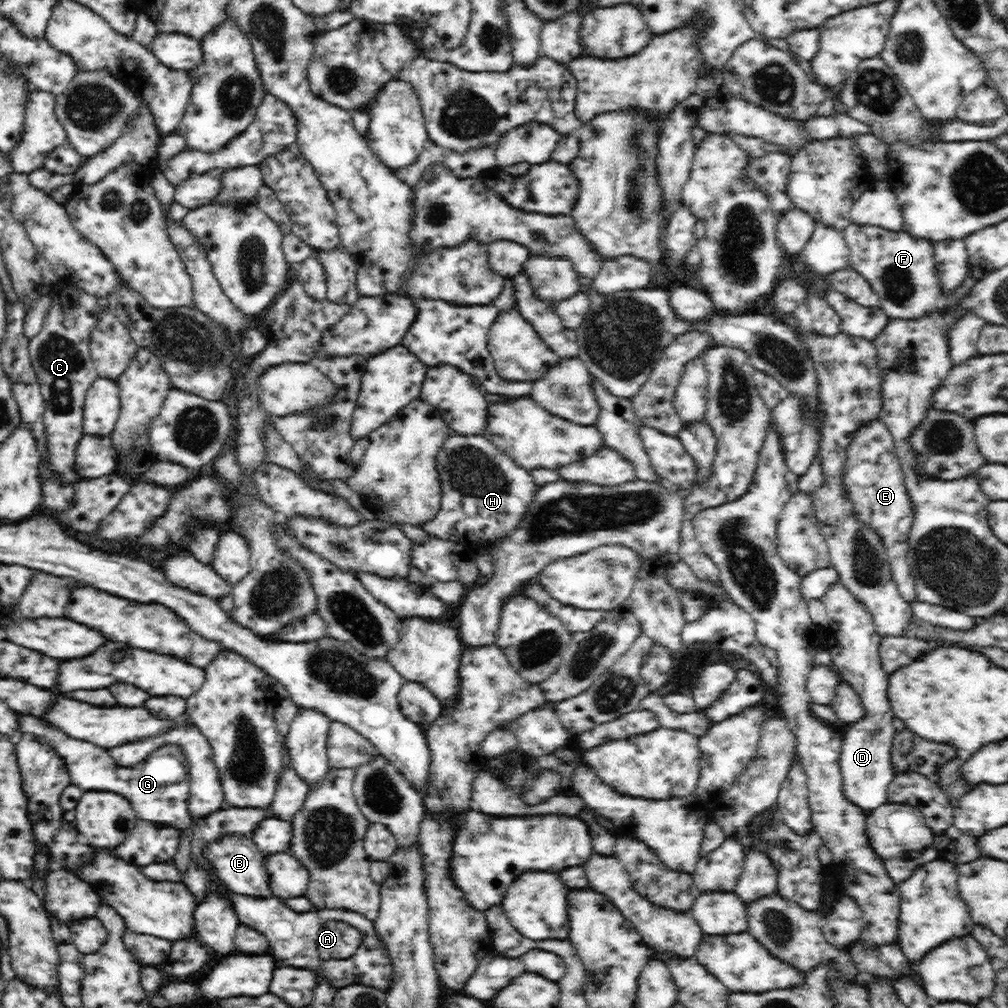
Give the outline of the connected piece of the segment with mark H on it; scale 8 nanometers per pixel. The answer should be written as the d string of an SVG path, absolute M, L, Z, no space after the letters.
M450 434L437 454L437 471L441 476L440 512L422 529L432 537L458 545L479 544L482 540L501 542L509 538L529 511L539 488L529 471L504 455L483 434Z

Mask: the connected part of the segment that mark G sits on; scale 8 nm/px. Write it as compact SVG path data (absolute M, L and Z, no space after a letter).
M18 715L22 733L35 734L41 742L50 745L64 759L72 785L81 790L110 790L122 794L126 800L130 800L134 813L138 814L140 820L156 822L156 825L177 828L179 831L191 828L194 824L194 818L186 807L190 793L190 775L189 764L181 746L166 744L133 767L124 767L102 747L70 738L62 731L46 725L40 717Z

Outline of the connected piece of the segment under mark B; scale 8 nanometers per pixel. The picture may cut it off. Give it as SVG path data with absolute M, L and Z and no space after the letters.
M249 835L217 839L216 842L207 845L204 855L209 859L218 880L228 891L235 892L236 895L256 896L259 899L269 899L272 896L266 854L252 842Z

